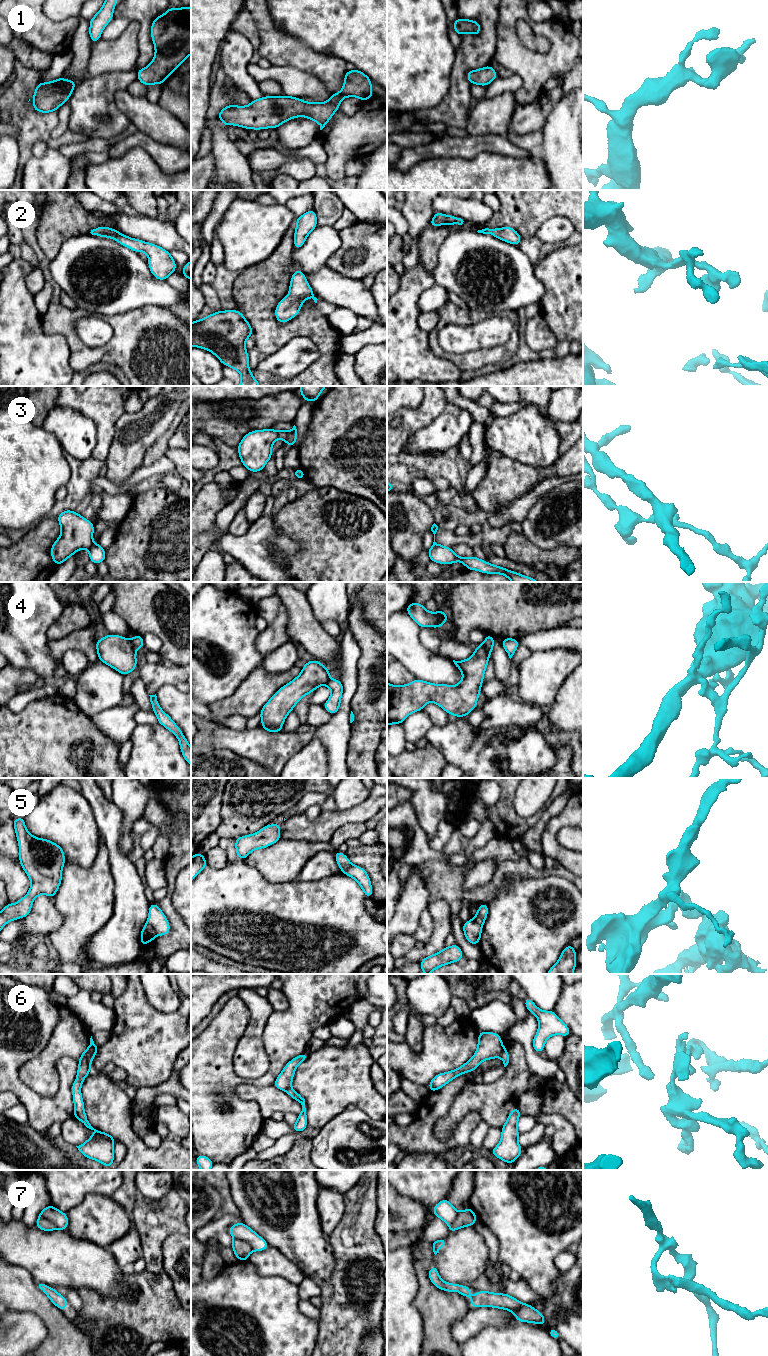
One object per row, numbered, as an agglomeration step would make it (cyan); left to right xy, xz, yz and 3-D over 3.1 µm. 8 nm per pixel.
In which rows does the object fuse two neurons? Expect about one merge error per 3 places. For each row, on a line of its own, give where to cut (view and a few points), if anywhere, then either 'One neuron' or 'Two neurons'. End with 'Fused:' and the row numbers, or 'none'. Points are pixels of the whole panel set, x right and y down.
1: No split. One neuron
2: No split. One neuron
3: Split along xz (287, 431), (287, 436), (284, 440). Two neurons
4: Split along xy (130, 640), (135, 650). Two neurons
5: Split along xy (147, 922), (157, 934). Two neurons
6: Split along yz (504, 1048), (500, 1056). Two neurons
7: Split along xz (234, 1238), (245, 1240), (253, 1250). Two neurons
Fused: 3, 4, 5, 6, 7

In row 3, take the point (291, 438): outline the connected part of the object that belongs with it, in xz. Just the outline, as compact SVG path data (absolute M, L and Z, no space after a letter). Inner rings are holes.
M294 425L293 428L287 431L287 437L285 438L284 442L287 443L290 447L294 448L294 445L297 440L297 429Z

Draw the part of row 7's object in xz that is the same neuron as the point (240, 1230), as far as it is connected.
M242 1221L231 1225L228 1230L233 1239L247 1241L253 1251L263 1251L269 1248L268 1243Z

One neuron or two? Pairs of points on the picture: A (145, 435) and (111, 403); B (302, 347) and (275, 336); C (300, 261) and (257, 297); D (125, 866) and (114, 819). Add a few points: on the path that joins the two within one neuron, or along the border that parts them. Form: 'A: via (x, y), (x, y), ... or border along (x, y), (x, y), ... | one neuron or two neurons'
A: border along (125, 412), (115, 423), (114, 436) | two neurons
B: border along (313, 342), (306, 337), (294, 337), (269, 355) | two neurons
C: border along (294, 250), (285, 270), (290, 279) | two neurons
D: via (115, 854), (114, 831) | one neuron

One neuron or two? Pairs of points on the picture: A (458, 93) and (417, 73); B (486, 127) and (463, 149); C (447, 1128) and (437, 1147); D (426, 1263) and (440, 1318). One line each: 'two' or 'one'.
A: two
B: two
C: two
D: one

